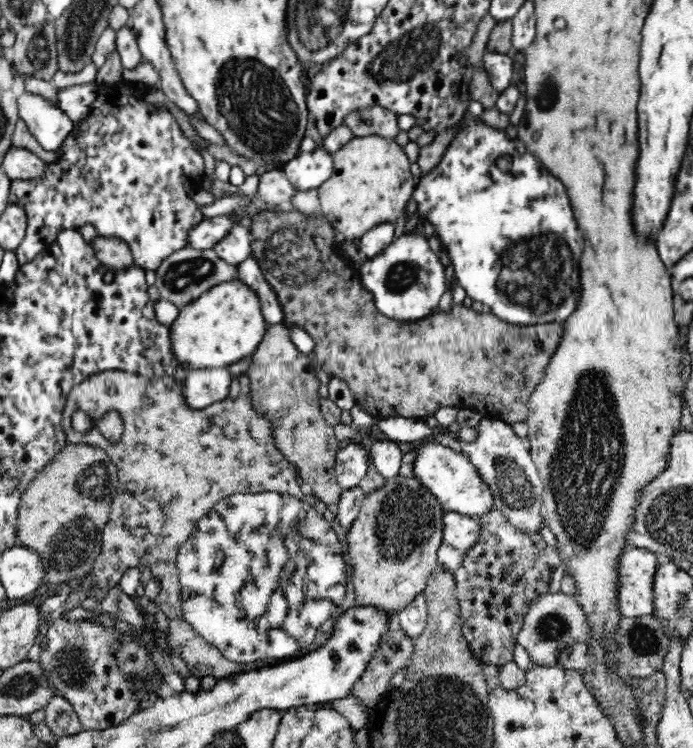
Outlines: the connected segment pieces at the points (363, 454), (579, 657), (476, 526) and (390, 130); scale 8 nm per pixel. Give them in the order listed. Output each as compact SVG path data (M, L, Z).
M351 440L336 452L335 475L343 490L359 486L369 466L370 456L359 442Z
M562 591L541 594L526 612L520 632L518 643L530 656L532 662L538 665L560 667L578 670L583 676L585 670L593 665L590 657L589 624L584 609L579 606L573 596Z
M444 511L442 518L443 543L466 555L478 543L481 525L476 519L456 512Z
M367 107L352 110L344 118L344 125L348 125L356 137L378 135L394 141L400 132L396 116L382 107Z

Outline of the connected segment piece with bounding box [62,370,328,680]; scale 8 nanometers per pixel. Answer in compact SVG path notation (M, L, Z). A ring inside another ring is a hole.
M123 370L104 371L89 376L72 388L64 408L62 426L68 443L88 443L103 448L118 469L118 494L113 498L108 527L102 530L101 552L94 560L87 579L106 592L119 585L123 574L128 572L129 568L138 568L142 572L144 568L150 567L153 577L160 581L162 587L153 602L169 620L167 642L170 650L186 661L189 674L199 679L213 676L220 680L234 674L253 671L256 664L239 663L224 658L218 648L206 643L193 626L186 622L181 608L181 585L176 564L180 545L192 536L192 532L196 530L196 522L206 516L218 500L226 496L258 492L291 494L328 515L327 506L316 495L304 494L300 489L298 469L277 449L273 439L273 425L261 412L254 410L251 396L238 394L238 398L226 397L224 400L212 402L206 408L190 408L183 397L183 380L177 382L173 374L138 376ZM76 410L84 410L92 420L92 427L84 433L79 433L72 427L71 418ZM109 410L118 411L124 419L121 439L114 442L104 438L95 425Z

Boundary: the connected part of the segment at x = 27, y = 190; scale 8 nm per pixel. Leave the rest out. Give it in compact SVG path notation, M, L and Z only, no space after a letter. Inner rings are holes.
M124 82L116 85L115 89L109 88L108 86L99 85L98 97L92 109L88 115L74 122L73 125L78 124L79 129L77 130L77 137L73 137L71 132L68 132L64 144L56 150L61 154L61 157L51 164L46 164L45 174L42 178L39 177L38 181L34 180L14 180L10 186L10 196L8 200L10 204L17 204L26 211L27 216L27 230L25 237L22 242L18 245L15 250L18 255L18 262L23 265L31 260L34 260L48 244L55 241L55 238L60 234L60 231L66 229L79 229L84 224L92 224L96 228L98 234L104 237L114 237L120 239L126 243L126 246L130 247L130 253L132 253L134 264L147 270L156 270L165 258L173 255L174 252L186 247L186 239L189 236L191 228L194 228L199 222L203 221L201 206L196 204L190 198L189 193L196 191L199 188L202 177L206 176L204 159L202 155L198 153L191 145L190 139L185 136L182 129L179 127L177 120L172 112L166 109L166 106L158 106L146 101L146 96L132 96L127 92Z

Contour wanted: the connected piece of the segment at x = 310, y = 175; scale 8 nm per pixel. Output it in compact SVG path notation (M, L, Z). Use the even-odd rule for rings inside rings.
M316 148L313 151L300 152L293 160L290 160L284 165L283 172L288 177L288 180L292 183L292 186L296 191L298 190L310 190L310 188L318 188L324 184L325 180L332 177L334 162L331 153L320 148Z

